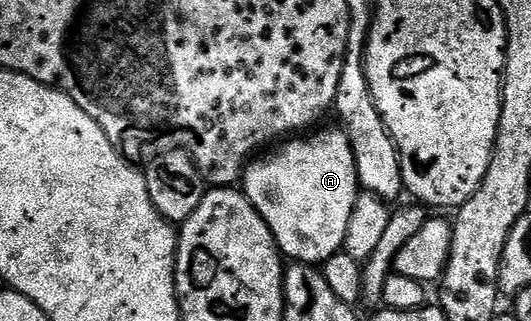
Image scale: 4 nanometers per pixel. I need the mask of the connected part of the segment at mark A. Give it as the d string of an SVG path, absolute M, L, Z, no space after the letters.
M335 126L317 132L310 134L315 136L287 139L278 146L283 148L275 147L275 152L263 160L251 159L244 169L240 184L254 209L261 214L264 222L272 230L274 241L278 243L278 250L283 257L300 264L321 266L328 258L343 251L348 234L348 222L352 218L354 204L360 195L360 185L352 146L345 131Z

